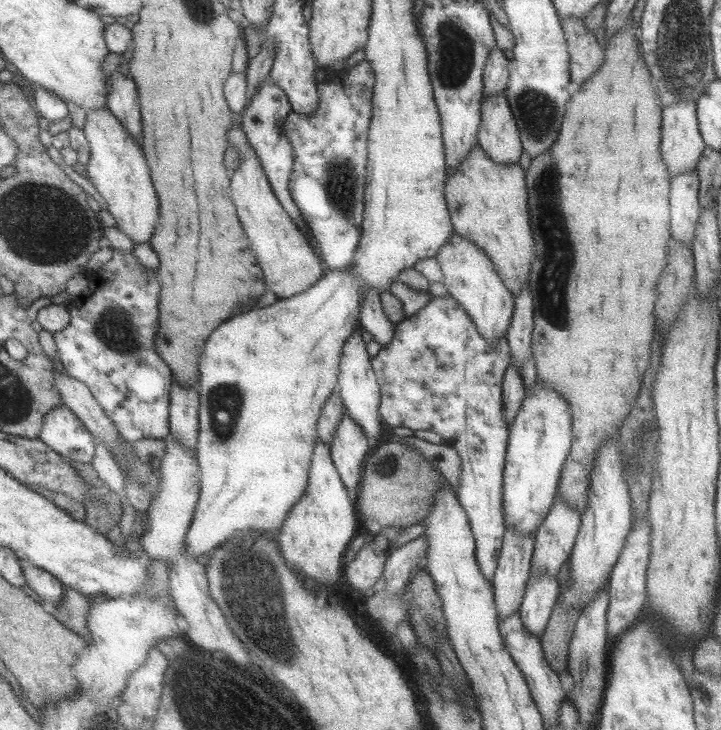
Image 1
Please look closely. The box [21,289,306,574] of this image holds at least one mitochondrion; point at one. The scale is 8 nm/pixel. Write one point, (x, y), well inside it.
(114, 328)

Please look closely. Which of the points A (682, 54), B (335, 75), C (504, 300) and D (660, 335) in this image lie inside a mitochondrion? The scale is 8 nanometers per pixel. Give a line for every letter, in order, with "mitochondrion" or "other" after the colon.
A: mitochondrion
B: other
C: other
D: other

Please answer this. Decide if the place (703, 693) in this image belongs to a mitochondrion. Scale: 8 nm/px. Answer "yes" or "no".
no

